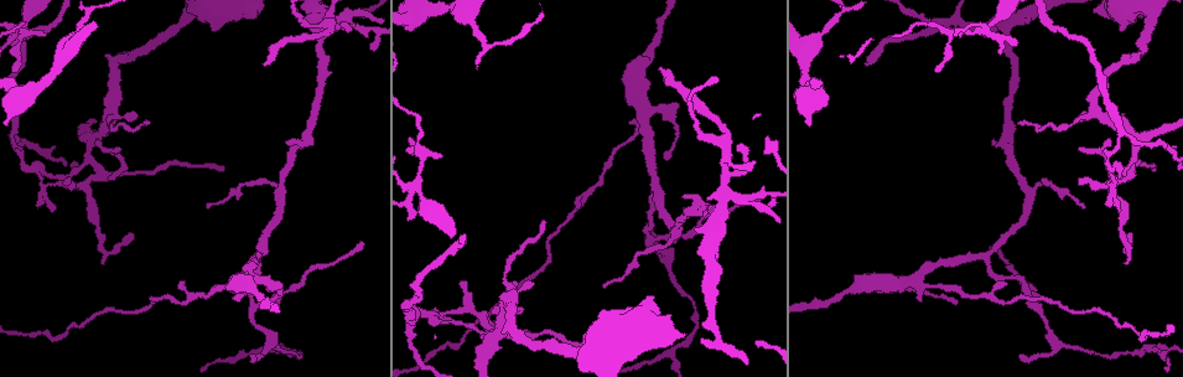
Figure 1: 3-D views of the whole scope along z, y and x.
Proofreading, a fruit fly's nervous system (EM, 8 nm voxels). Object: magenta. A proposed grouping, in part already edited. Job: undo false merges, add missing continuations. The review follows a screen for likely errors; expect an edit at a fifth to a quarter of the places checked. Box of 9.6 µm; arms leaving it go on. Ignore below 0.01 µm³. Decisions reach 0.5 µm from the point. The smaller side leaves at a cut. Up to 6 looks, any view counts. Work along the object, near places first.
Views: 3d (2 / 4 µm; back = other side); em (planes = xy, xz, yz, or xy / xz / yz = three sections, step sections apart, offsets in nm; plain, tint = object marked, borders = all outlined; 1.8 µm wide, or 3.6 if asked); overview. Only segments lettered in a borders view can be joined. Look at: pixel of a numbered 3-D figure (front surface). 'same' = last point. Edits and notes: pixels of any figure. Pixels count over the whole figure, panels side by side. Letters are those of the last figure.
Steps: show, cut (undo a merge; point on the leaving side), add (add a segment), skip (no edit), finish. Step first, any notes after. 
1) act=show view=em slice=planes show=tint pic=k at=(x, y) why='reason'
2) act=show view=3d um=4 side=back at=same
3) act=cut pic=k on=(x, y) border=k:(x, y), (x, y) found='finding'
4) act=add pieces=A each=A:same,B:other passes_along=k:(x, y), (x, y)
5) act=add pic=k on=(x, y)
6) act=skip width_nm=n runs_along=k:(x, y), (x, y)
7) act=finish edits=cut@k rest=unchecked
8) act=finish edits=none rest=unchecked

act=show view=3d um=4 pic=1 at=(1131, 235) why='tapers out'

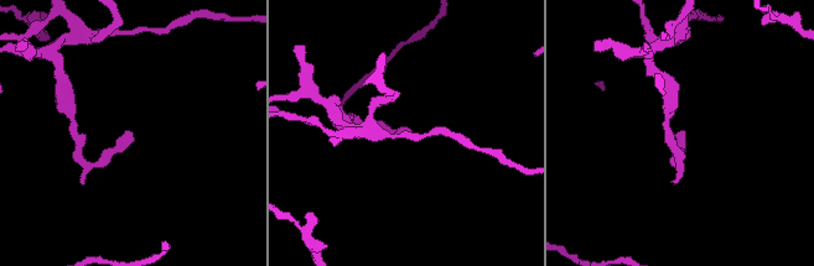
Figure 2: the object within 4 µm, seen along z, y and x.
act=show view=em slice=planes show=tint pic=2 at=(130, 132) why='need the tissue'

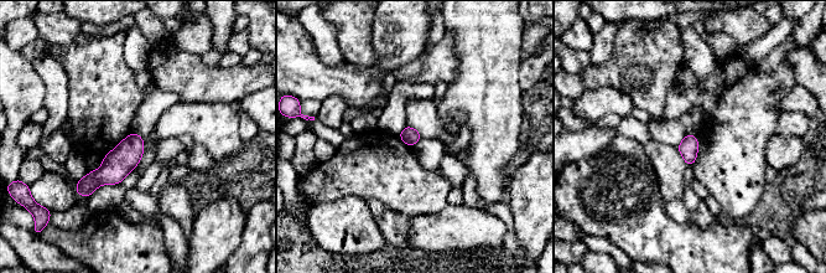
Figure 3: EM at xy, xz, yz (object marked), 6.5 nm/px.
act=show view=em slice=planes show=borders at=same

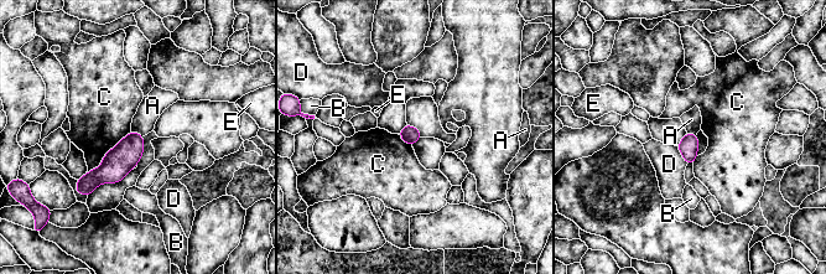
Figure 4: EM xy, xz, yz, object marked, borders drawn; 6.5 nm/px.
act=skip width_nm=110 each=A:other,B:other,C:other,D:other,E:other border=4:(131, 130), (135, 130), (141, 136) found='no lettered segment goes on from it'

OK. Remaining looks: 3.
act=show view=3d um=2 side=back pic=1 at=(1111, 184)

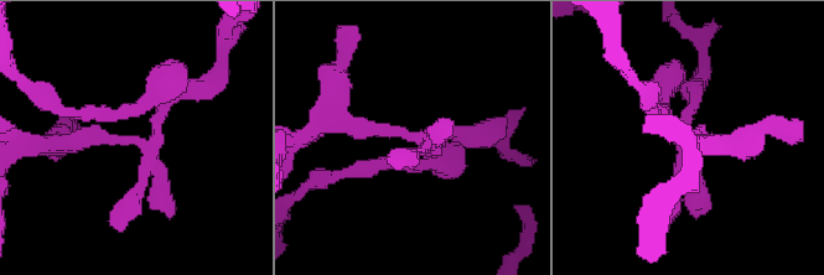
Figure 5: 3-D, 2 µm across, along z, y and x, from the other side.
act=show view=em slice=planes show=borders pic=5 at=(143, 144)

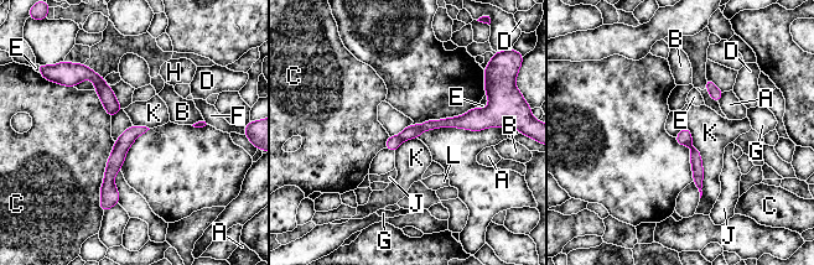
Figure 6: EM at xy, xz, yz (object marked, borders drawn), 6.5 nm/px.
act=cut pic=6 on=(393, 143) each=A:other,B:other,C:other,D:other,E:other,F:other,G:other,H:other,J:other,K:other,L:other border=6:(398, 136), (402, 140) found='a second cell is stuck on'

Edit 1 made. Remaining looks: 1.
act=finish edits=cut@6 rest=unchecked

